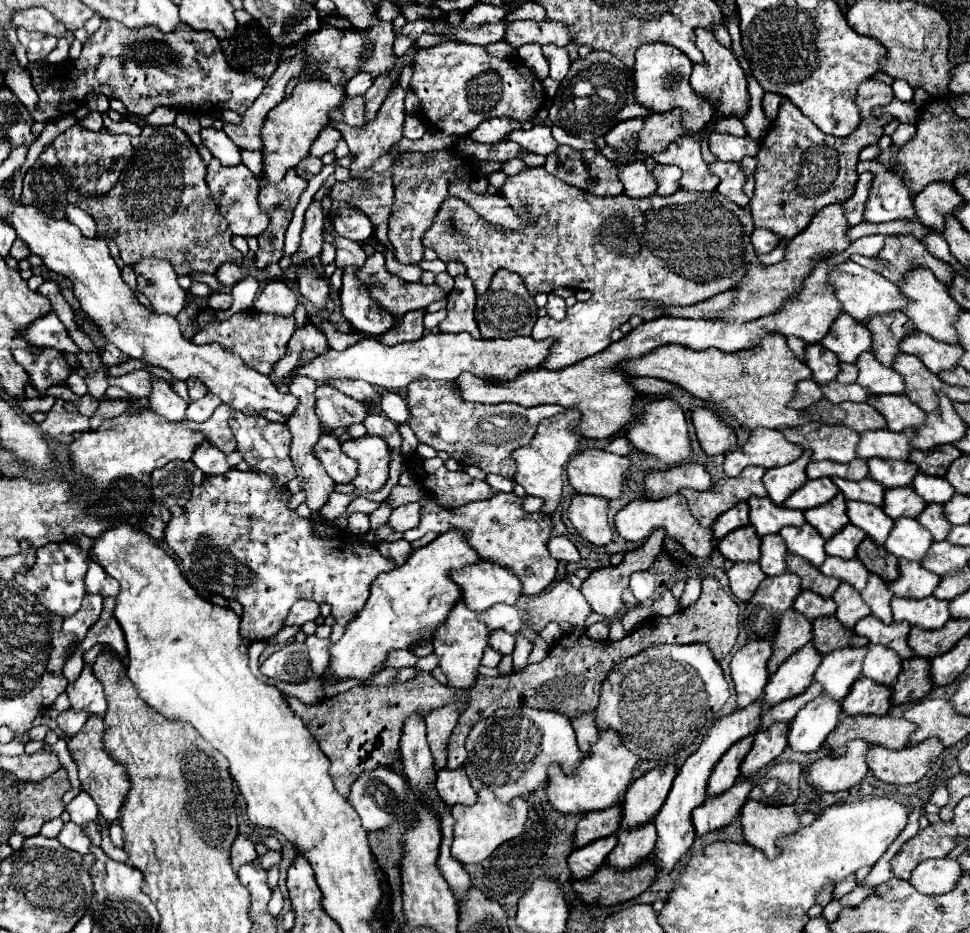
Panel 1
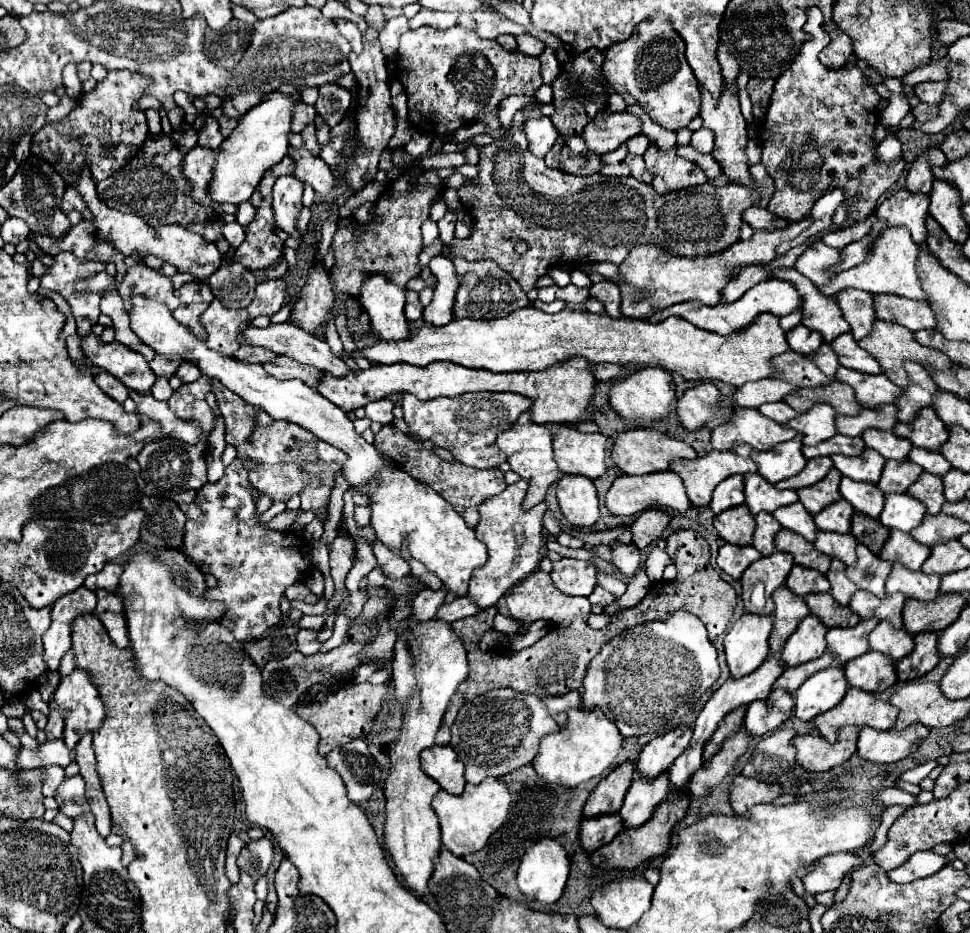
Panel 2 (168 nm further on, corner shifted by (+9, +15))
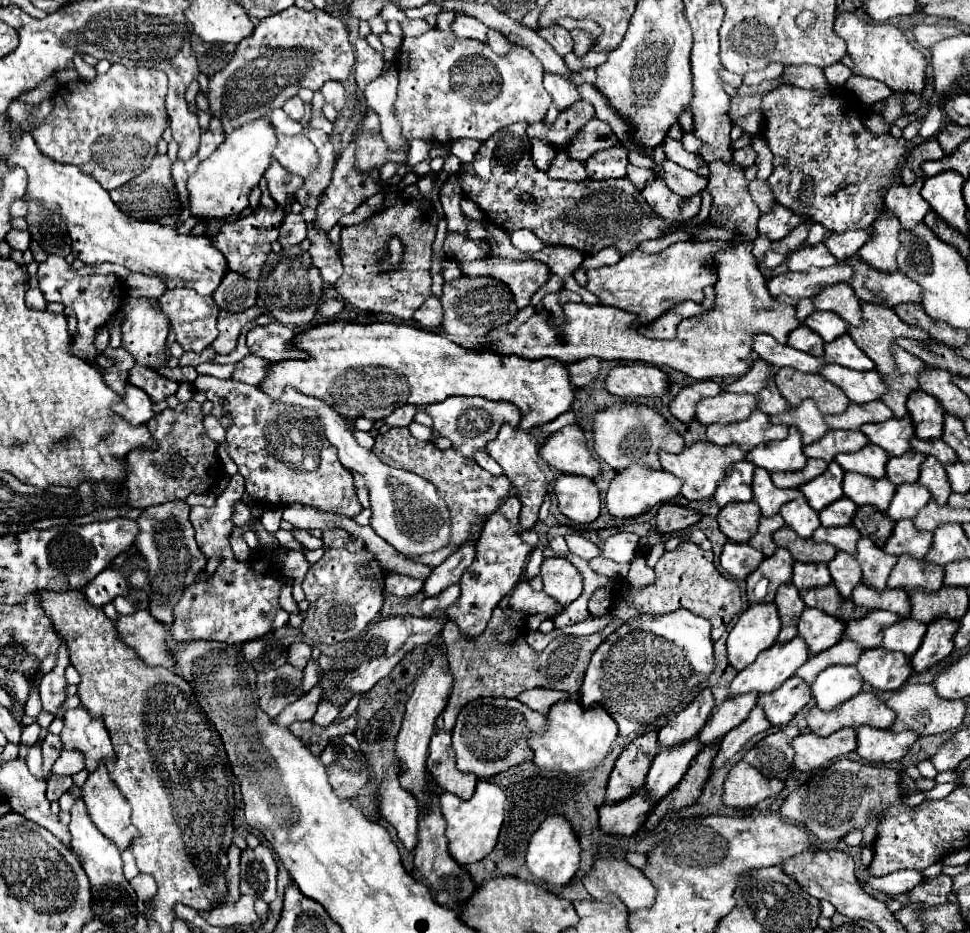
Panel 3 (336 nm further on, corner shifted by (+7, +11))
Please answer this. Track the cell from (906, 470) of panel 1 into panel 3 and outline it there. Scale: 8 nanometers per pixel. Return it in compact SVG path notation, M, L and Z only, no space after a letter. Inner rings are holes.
M907 413L907 417L901 419L891 419L885 423L871 423L871 425L863 425L861 429L871 443L883 447L889 455L903 455L911 449L909 439L915 433L915 427L911 425L911 415Z

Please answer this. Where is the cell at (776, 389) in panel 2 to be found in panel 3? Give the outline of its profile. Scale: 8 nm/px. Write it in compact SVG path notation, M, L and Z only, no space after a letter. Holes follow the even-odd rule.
M721 391L715 397L707 397L699 401L695 407L695 419L703 425L711 423L733 423L747 419L751 411L757 409L757 399L755 395L735 395Z

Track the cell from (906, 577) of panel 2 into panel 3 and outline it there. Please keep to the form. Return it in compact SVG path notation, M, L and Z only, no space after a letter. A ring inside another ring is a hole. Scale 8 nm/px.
M899 557L889 575L887 587L903 587L907 591L923 587L925 591L937 591L943 587L943 567L931 565L929 561L915 561L915 557Z

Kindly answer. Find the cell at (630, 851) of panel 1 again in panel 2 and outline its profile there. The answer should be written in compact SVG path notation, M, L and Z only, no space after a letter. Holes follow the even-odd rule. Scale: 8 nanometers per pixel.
M661 773L657 779L649 781L635 777L625 795L623 807L619 809L623 829L635 829L641 827L645 821L649 821L649 817L653 817L655 807L661 801L665 801L667 793L669 793L667 773Z

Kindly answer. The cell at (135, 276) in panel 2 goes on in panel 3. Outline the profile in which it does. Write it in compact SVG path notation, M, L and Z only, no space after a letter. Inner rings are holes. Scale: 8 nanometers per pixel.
M129 297L123 305L123 313L127 315L127 319L121 327L121 331L123 331L121 347L127 349L139 365L147 365L147 367L153 367L153 369L167 367L167 357L169 357L169 347L167 347L169 319L167 319L167 315L157 313L155 307L145 297L139 297L139 299Z

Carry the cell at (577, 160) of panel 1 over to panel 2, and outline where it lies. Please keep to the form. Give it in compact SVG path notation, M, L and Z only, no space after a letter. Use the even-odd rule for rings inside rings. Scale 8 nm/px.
M561 135L553 149L547 153L547 165L561 169L571 175L593 175L603 167L601 157L589 151L583 137L565 137Z

